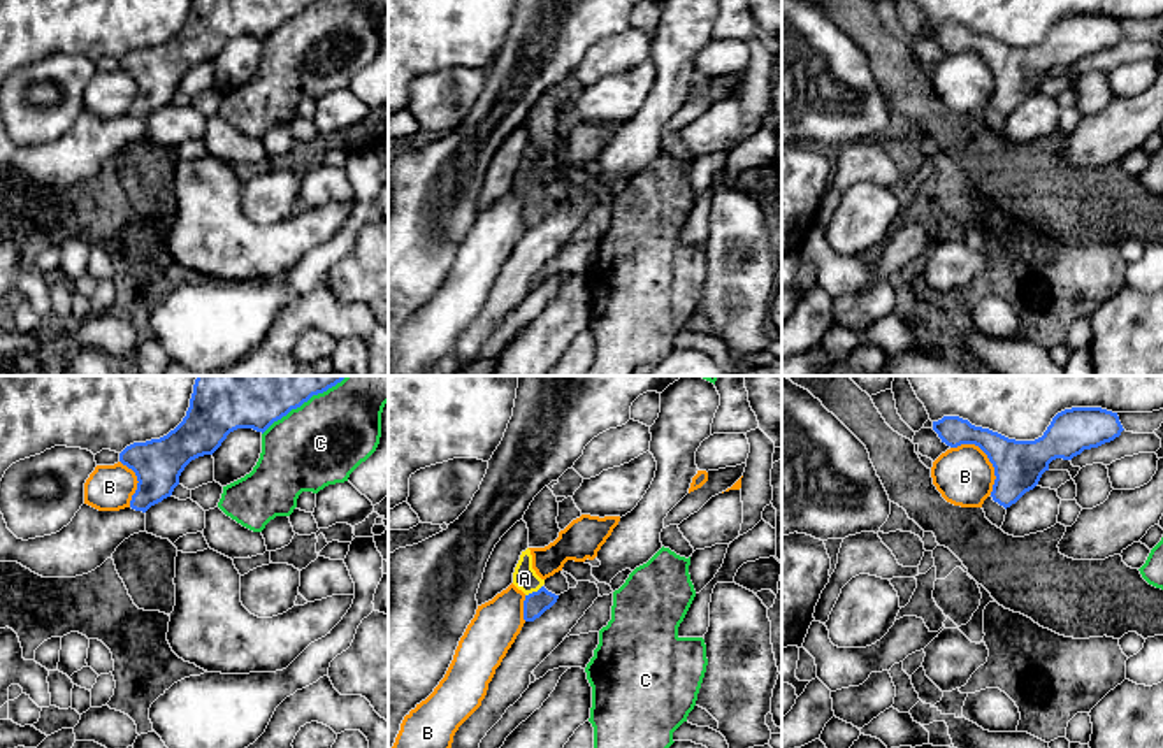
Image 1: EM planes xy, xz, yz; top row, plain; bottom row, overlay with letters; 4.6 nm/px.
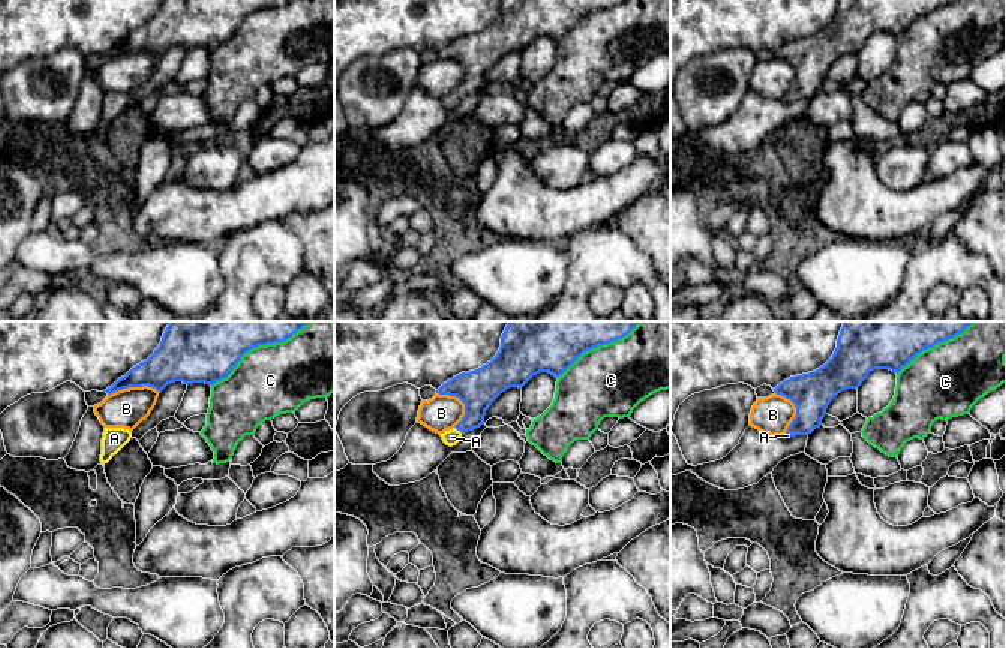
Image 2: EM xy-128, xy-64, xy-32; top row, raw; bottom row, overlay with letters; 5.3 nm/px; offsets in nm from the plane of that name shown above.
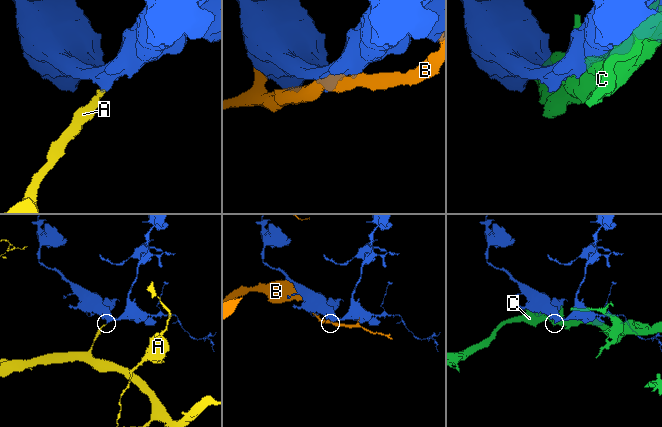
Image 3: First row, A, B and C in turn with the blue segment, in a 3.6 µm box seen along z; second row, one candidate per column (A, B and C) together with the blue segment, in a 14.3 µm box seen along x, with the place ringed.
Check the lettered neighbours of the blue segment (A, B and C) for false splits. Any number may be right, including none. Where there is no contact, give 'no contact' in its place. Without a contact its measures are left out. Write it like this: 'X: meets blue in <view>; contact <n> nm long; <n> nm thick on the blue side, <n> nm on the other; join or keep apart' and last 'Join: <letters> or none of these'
A: meets blue in xz; contact 90 nm long; 110 nm thick on the blue side, 110 nm on the other; join
B: meets blue in yz; contact 300 nm long; 220 nm thick on the blue side, 260 nm on the other; keep apart
C: meets blue in xy; contact 320 nm long; 170 nm thick on the blue side, 380 nm on the other; keep apart
Join: A

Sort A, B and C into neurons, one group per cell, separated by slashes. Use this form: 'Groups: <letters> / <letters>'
Groups: A / B / C

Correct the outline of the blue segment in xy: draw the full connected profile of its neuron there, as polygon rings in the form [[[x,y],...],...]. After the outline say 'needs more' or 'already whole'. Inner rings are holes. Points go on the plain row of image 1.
[[[191,0],[183,28],[160,46],[134,49],[119,68],[137,83],[130,114],[146,119],[170,104],[184,74],[213,61],[237,35],[265,39],[318,0]]] | already whole

